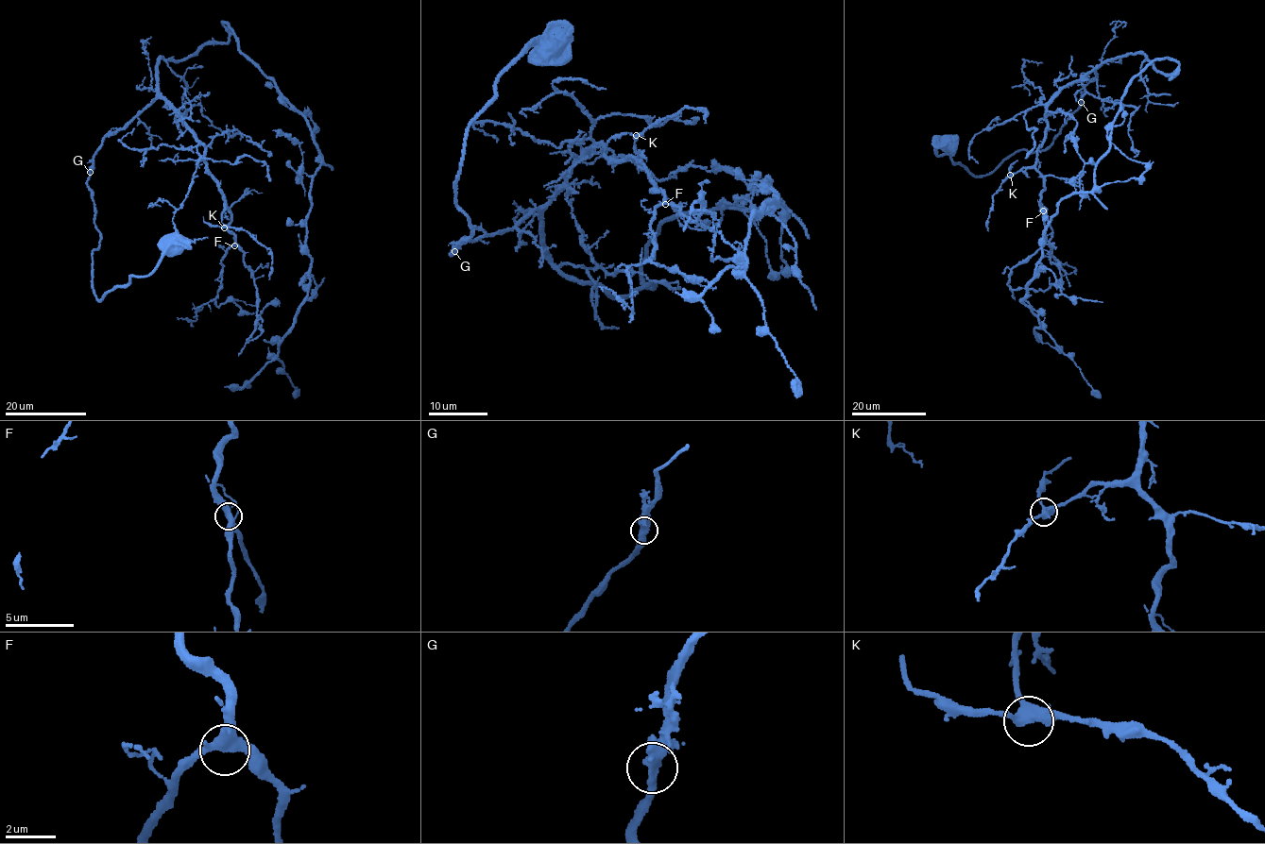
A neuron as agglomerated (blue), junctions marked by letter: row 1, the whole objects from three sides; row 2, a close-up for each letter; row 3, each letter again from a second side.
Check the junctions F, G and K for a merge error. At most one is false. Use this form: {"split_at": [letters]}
{"split_at": []}

